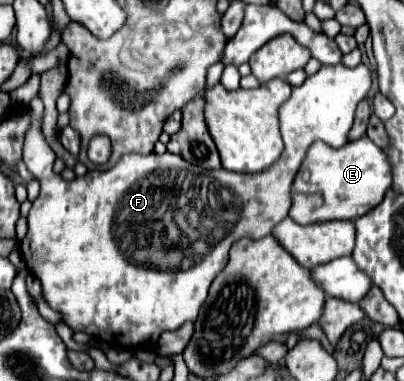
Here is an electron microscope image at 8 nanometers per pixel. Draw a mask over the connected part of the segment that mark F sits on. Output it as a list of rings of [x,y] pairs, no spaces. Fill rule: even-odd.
[[[342,63],[324,65],[300,87],[294,87],[290,99],[280,107],[284,153],[272,169],[260,175],[240,175],[226,169],[208,171],[198,165],[188,165],[180,155],[166,151],[164,155],[126,153],[108,171],[96,169],[76,181],[64,181],[53,171],[57,157],[42,131],[28,131],[24,141],[24,163],[40,181],[40,195],[28,213],[28,233],[20,243],[20,251],[30,271],[40,279],[44,299],[52,309],[62,313],[64,323],[72,331],[84,331],[120,347],[152,347],[160,333],[176,331],[186,321],[196,321],[206,301],[210,281],[224,269],[232,243],[240,237],[260,239],[270,235],[288,215],[292,205],[290,189],[310,145],[316,139],[334,149],[346,145],[356,105],[368,95],[370,87],[372,73],[364,63],[352,69]]]

